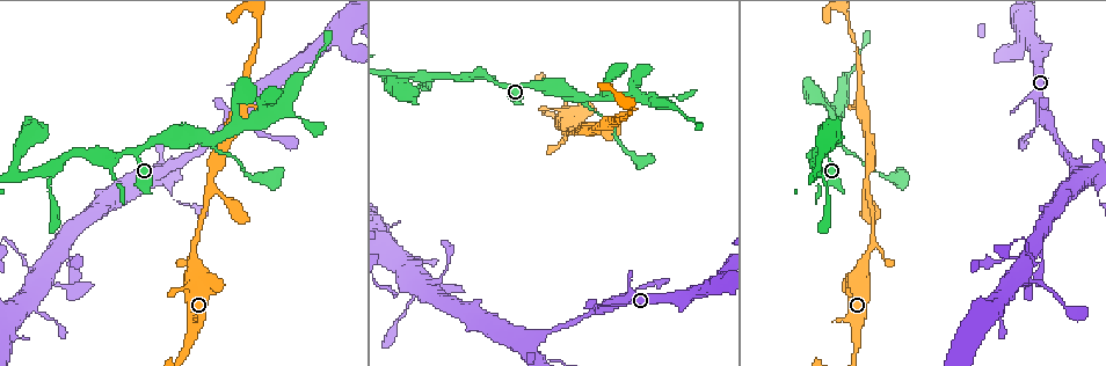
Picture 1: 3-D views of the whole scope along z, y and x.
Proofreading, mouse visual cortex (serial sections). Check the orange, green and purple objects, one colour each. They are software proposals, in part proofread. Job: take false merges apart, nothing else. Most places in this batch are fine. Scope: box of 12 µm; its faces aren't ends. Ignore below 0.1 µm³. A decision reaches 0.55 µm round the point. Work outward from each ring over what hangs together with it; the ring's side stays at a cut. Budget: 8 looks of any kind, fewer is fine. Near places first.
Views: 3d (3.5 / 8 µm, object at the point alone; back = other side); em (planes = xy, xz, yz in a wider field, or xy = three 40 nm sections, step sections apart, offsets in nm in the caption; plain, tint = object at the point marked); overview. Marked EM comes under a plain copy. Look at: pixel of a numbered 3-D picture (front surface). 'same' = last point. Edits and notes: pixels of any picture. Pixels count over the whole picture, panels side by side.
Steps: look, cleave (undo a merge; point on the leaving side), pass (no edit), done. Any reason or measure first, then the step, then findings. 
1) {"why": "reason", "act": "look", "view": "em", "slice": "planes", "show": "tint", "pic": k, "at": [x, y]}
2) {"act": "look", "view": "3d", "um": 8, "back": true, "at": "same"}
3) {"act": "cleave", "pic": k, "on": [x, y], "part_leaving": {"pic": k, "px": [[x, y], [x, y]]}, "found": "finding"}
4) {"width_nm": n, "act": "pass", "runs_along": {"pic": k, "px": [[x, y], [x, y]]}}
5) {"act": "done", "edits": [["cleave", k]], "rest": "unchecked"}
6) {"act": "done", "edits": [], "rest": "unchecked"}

{"why": "three-way junction", "act": "look", "view": "3d", "um": 3.5, "back": true, "pic": 1, "at": [867, 195]}

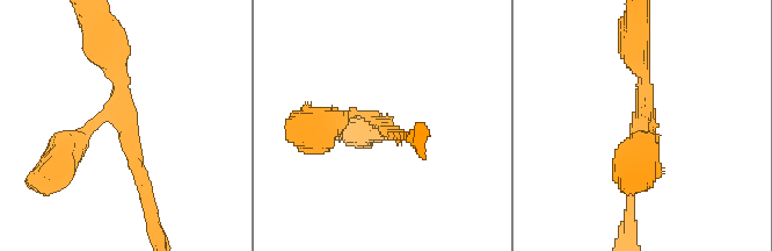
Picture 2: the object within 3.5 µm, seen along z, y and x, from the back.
{"arms": 3, "arm_widths_nm": [150, 200, 250], "act": "look", "view": "em", "slice": "xy", "step": 1, "show": "tint", "pic": 2, "at": [641, 118]}

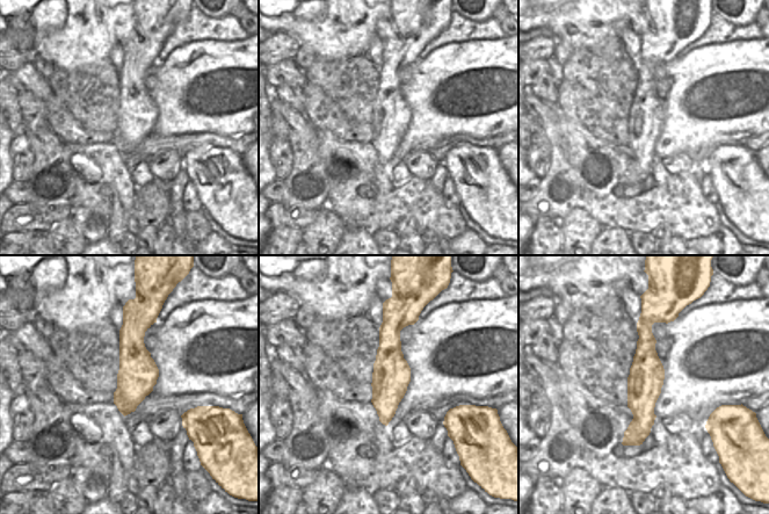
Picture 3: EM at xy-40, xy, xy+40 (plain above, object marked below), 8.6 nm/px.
{"act": "pass", "runs_along": {"pic": 2, "px": [[146, 191], [107, 49]]}, "found": "one cell here"}

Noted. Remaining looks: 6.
{"why": "calibre changes", "act": "look", "view": "3d", "um": 3.5, "pic": 1, "at": [1027, 278]}

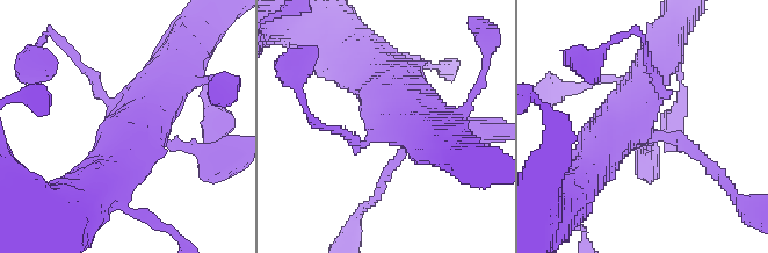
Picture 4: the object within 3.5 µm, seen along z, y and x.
{"why": "need the tissue", "act": "look", "view": "em", "slice": "xy", "step": 3, "show": "tint", "pic": 4, "at": [639, 132]}

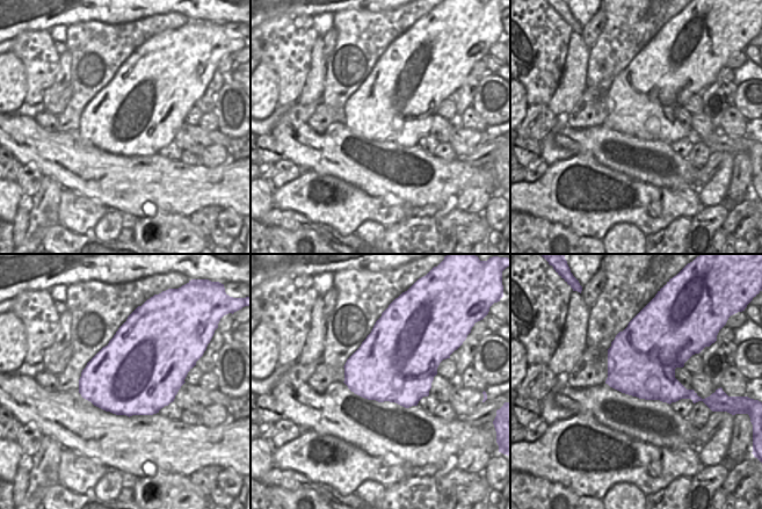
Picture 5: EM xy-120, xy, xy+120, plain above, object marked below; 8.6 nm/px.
{"act": "pass", "found": "continuous, no second cell"}

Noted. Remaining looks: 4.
{"why": "three arms meet", "act": "look", "view": "3d", "um": 8, "back": true, "pic": 1, "at": [582, 96]}

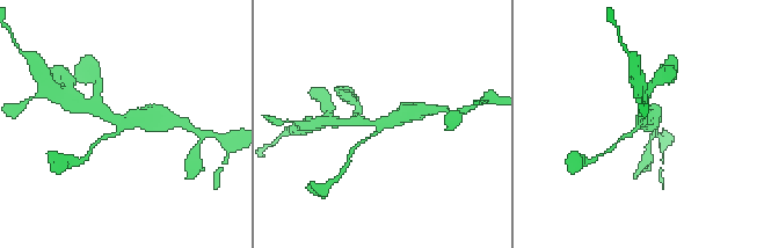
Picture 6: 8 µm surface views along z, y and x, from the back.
{"why": "closer look", "act": "look", "view": "3d", "um": 3.5, "pic": 6, "at": [641, 121]}

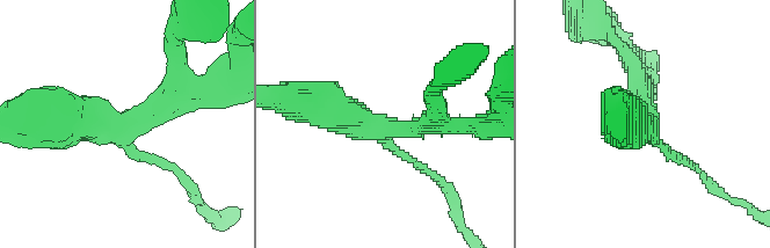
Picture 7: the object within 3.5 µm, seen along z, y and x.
{"why": "need the tissue", "act": "look", "view": "em", "slice": "planes", "show": "tint", "pic": 7, "at": [121, 127]}

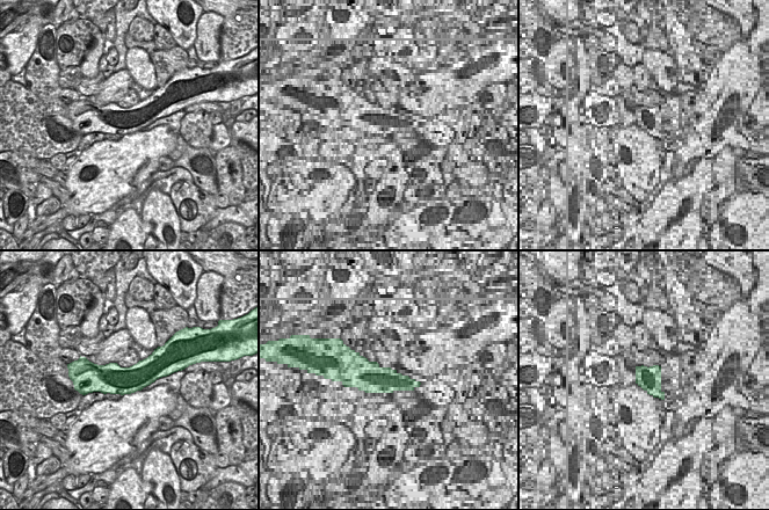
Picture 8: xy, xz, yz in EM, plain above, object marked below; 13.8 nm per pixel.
{"arms": 3, "act": "pass", "runs_along": {"pic": 7, "px": [[52, 119], [123, 126], [190, 85]]}, "found": "all the same cell"}

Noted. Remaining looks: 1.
{"act": "done", "edits": [], "rest": "unchecked"}

